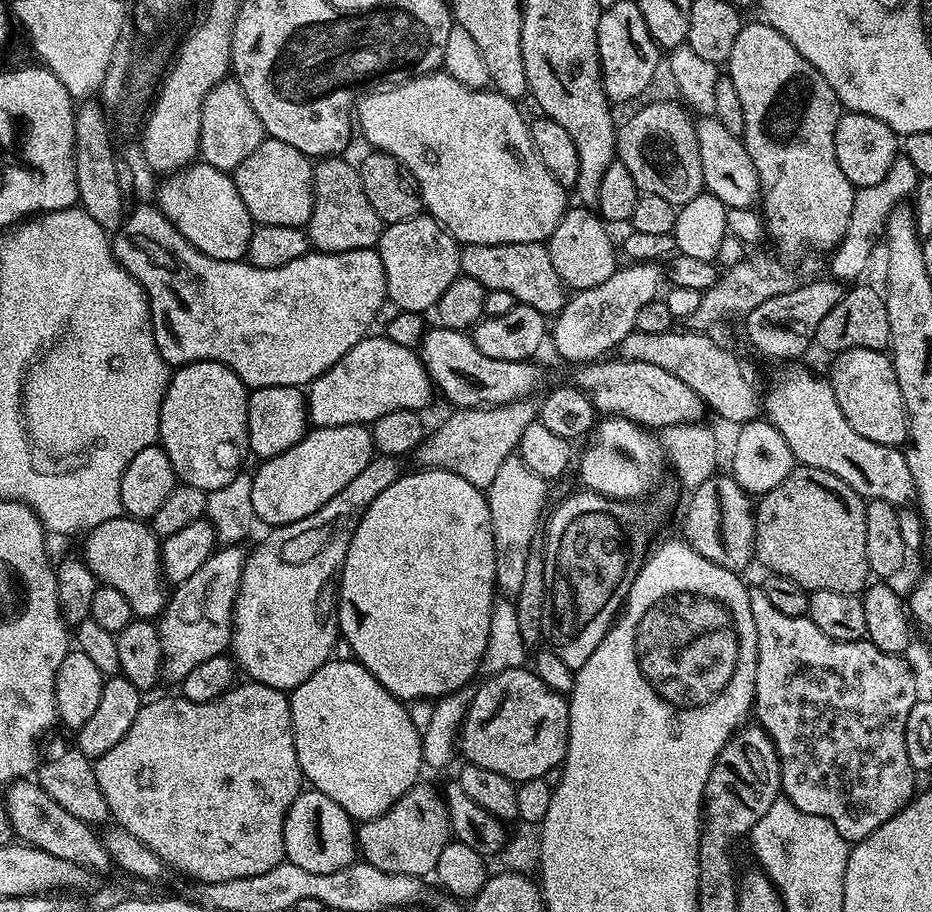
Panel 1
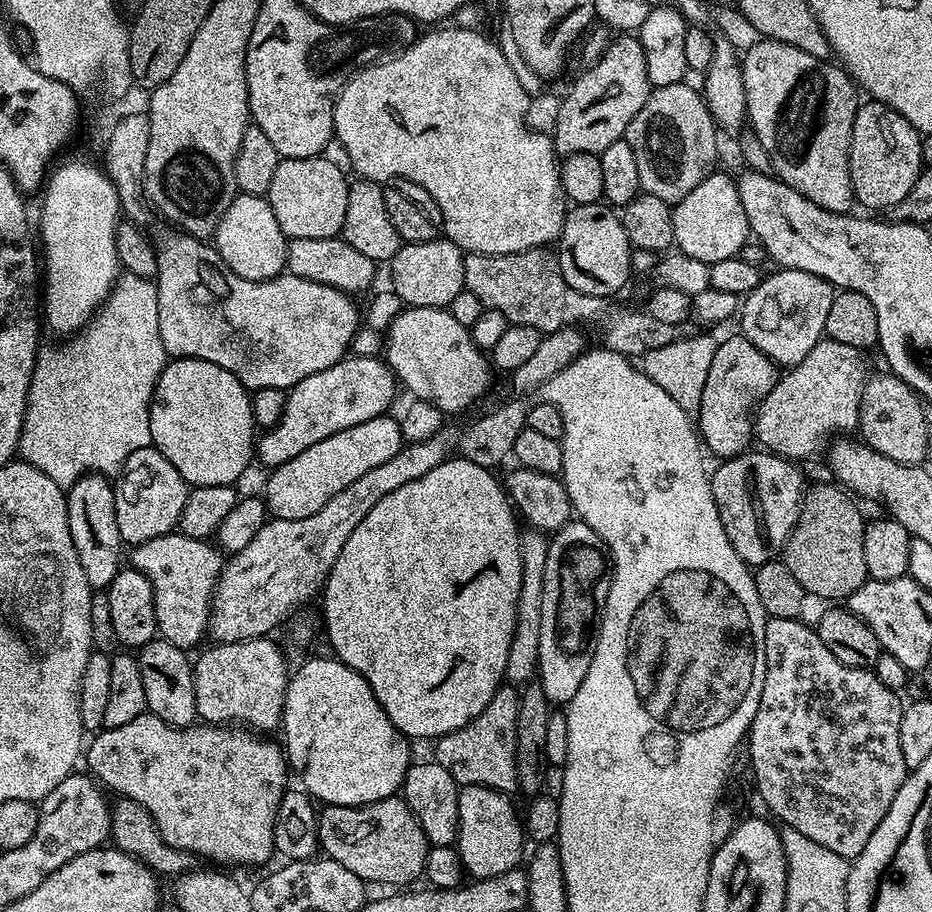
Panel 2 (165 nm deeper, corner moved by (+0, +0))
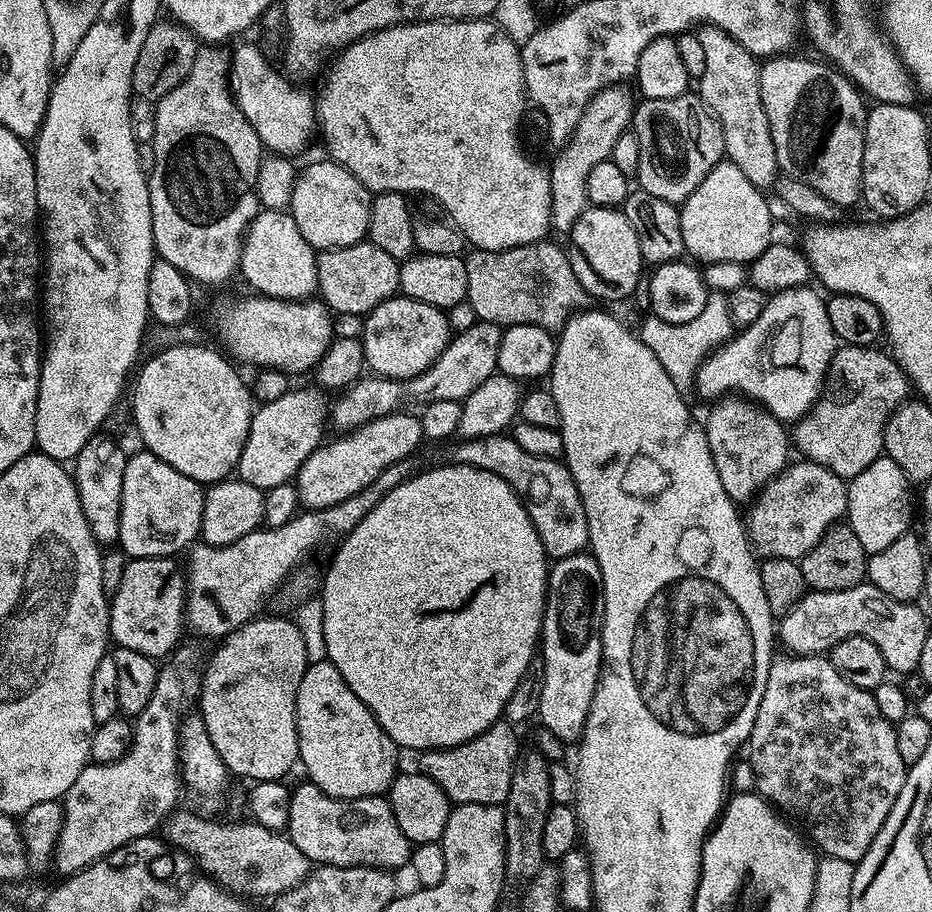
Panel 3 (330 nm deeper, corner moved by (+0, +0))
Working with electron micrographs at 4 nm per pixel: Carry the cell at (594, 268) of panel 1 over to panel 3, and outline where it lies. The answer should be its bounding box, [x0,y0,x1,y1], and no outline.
[570,206,646,300]

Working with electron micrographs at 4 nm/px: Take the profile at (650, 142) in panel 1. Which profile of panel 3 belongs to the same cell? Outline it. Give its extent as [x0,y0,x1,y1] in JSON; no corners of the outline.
[630,94,725,206]

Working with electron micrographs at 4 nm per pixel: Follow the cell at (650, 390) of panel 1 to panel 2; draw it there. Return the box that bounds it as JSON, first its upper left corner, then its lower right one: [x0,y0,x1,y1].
[383,307,493,414]

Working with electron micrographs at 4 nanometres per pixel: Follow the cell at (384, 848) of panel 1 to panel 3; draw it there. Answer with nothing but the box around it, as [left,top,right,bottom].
[286,783,406,867]

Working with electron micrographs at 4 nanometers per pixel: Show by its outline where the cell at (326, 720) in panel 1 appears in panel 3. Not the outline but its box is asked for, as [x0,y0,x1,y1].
[296,659,398,800]

